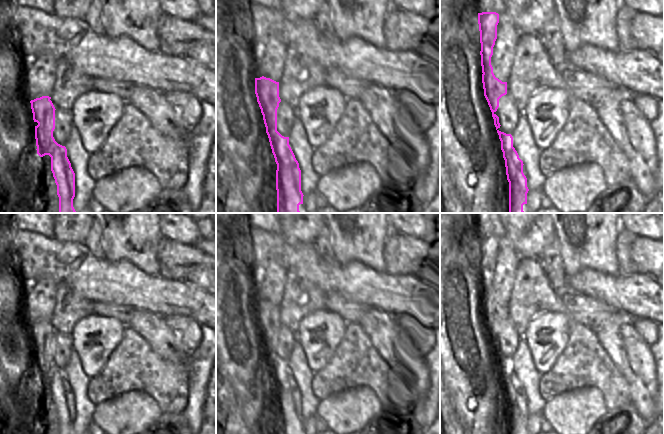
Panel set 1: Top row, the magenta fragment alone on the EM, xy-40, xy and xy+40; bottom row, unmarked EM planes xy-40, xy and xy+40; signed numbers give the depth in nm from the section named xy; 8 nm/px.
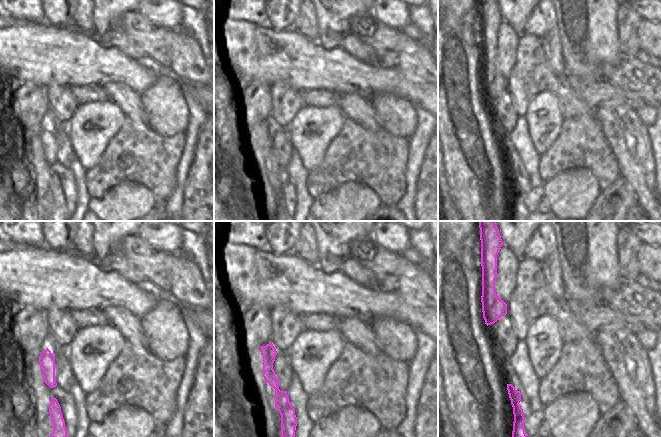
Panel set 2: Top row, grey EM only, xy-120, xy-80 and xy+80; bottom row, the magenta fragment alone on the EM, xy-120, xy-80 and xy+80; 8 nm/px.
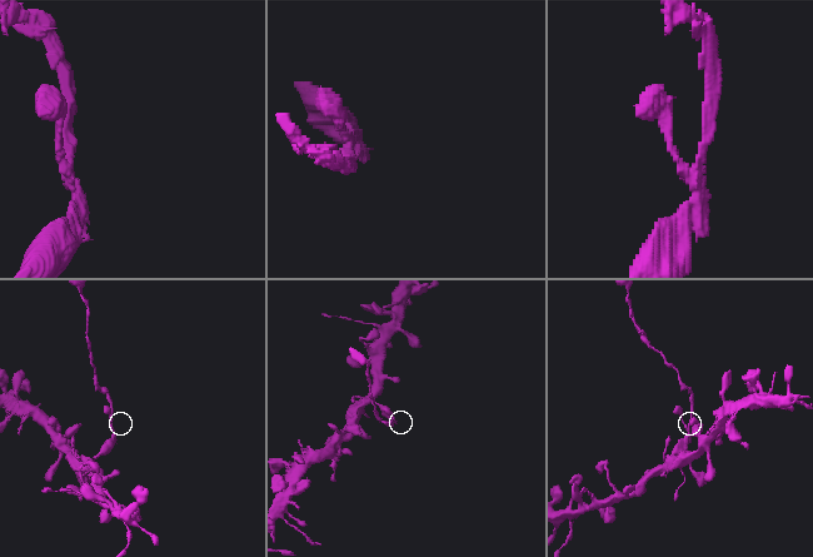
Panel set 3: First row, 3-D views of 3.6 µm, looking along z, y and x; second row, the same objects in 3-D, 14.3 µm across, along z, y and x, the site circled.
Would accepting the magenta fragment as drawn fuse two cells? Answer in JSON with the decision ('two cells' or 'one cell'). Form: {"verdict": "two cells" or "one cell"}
{"verdict": "two cells"}

